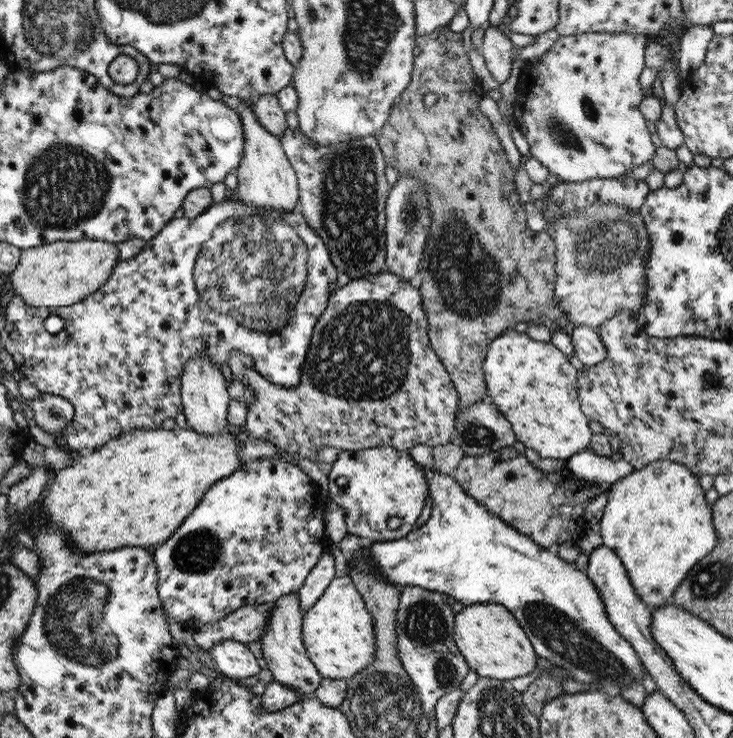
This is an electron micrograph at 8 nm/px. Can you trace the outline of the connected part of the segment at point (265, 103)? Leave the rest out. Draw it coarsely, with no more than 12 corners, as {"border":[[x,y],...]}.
{"border":[[275,93],[254,100],[262,128],[278,137],[288,129]]}

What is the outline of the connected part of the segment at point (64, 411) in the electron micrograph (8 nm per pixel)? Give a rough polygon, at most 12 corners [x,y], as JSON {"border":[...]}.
{"border":[[50,393],[30,400],[36,424],[62,432],[75,415],[69,400]]}

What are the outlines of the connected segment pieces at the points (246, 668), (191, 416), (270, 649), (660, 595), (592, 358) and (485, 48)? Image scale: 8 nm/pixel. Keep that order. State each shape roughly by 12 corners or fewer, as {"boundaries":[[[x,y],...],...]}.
{"boundaries":[[[234,639],[214,643],[216,668],[242,680],[261,671],[248,645]],[[192,357],[182,371],[187,425],[229,430],[230,394],[214,359]],[[298,592],[270,604],[268,670],[302,701],[323,678],[304,647]],[[668,459],[607,489],[598,524],[649,609],[716,546],[699,478]],[[588,326],[571,336],[579,362],[594,366],[606,358],[602,337]],[[489,25],[481,55],[496,82],[512,69],[512,42]]]}

